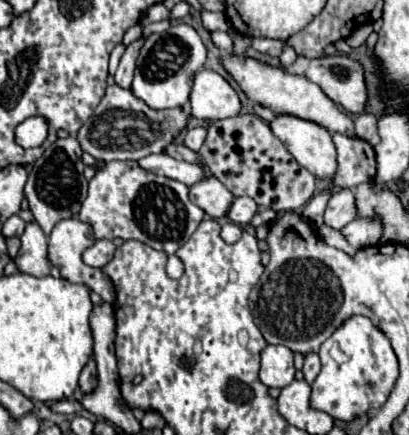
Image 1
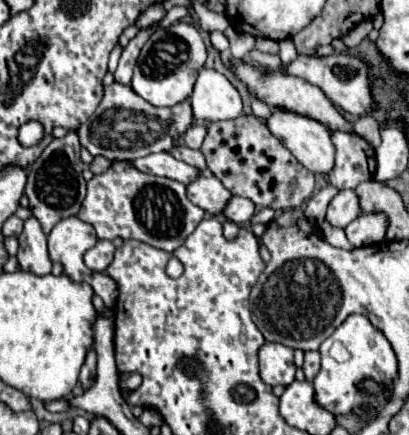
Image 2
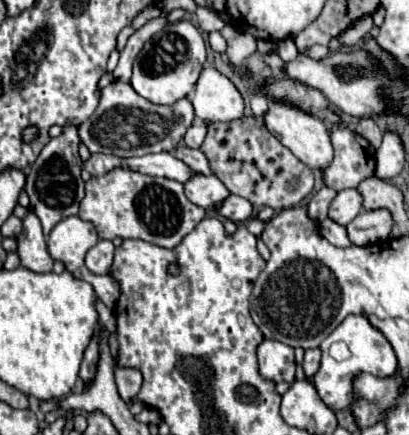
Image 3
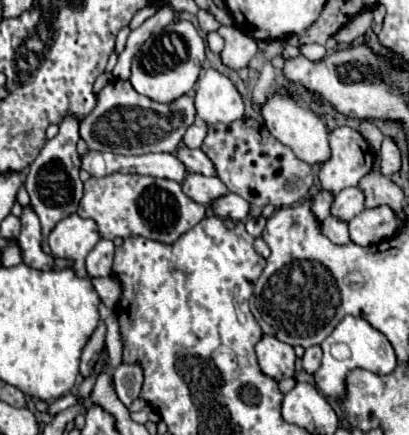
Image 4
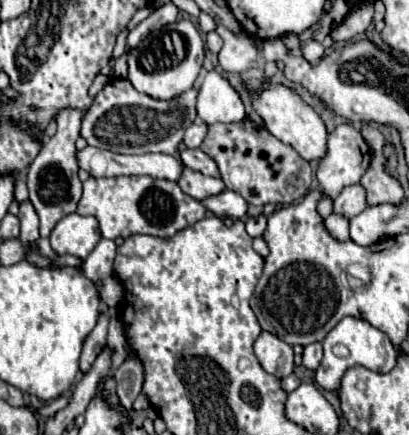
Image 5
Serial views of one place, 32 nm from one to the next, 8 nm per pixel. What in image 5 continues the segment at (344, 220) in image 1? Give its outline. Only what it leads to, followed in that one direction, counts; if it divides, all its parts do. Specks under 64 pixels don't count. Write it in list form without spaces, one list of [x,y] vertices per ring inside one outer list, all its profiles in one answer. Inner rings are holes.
[[[360,184],[348,186],[342,190],[342,194],[334,200],[334,212],[344,214],[346,218],[352,218],[356,214],[360,214],[366,208],[366,192]]]

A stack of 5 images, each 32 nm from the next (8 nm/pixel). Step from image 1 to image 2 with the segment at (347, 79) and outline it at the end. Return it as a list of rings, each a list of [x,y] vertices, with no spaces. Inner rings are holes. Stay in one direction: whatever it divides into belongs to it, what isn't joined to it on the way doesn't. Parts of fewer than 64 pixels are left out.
[[[346,52],[330,54],[324,58],[298,56],[292,64],[286,66],[286,74],[298,76],[298,78],[318,86],[336,108],[340,108],[352,116],[364,116],[364,114],[372,112],[376,106],[374,98],[372,98],[372,80],[368,76],[368,66],[364,64],[362,56],[350,56]]]

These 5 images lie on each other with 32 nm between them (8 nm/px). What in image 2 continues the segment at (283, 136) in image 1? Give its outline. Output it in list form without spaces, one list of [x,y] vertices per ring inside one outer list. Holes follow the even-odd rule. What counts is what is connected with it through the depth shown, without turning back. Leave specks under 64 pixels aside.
[[[272,108],[272,114],[266,120],[266,126],[298,158],[298,162],[302,166],[306,166],[310,172],[314,172],[314,174],[320,172],[326,176],[332,170],[332,166],[334,166],[334,144],[330,140],[330,130],[322,122],[312,120],[308,116],[302,116],[302,114],[296,114],[296,112],[290,112],[286,108]]]

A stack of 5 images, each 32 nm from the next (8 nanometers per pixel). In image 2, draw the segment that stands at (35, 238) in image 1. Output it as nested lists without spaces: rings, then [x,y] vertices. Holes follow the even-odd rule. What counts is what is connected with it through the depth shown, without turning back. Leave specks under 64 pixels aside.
[[[30,216],[24,222],[24,230],[18,236],[20,248],[18,248],[18,262],[22,270],[34,272],[38,276],[50,274],[52,270],[52,260],[46,250],[46,234],[40,228],[40,222]]]

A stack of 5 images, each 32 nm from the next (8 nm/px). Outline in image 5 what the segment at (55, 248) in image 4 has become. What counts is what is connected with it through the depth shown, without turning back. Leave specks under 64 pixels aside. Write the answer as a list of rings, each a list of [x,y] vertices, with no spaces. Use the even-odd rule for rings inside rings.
[[[68,214],[64,216],[50,234],[50,244],[56,254],[72,254],[78,258],[86,258],[100,240],[98,220],[94,216]]]

